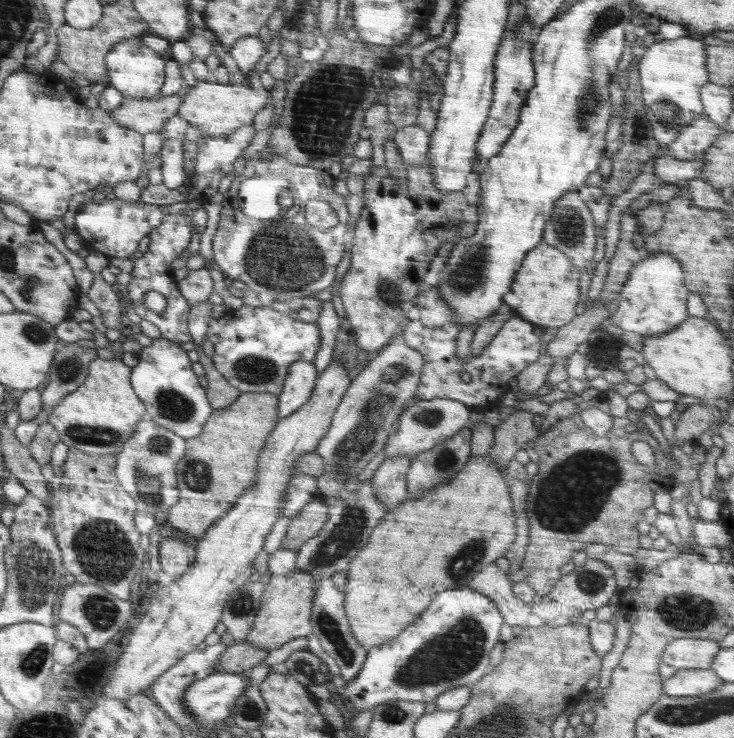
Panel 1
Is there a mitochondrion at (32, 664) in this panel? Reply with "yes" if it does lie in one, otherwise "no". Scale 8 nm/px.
yes

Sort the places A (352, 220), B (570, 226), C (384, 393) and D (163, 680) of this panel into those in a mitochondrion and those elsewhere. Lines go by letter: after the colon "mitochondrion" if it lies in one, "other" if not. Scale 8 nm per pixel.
A: other
B: mitochondrion
C: mitochondrion
D: other

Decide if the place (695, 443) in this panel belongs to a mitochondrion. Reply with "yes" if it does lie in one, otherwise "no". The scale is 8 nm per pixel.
no

